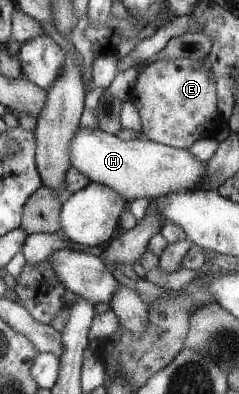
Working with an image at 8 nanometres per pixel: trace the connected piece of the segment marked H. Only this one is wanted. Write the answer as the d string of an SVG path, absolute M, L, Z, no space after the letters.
M79 128L74 135L71 162L73 168L80 170L91 182L110 186L112 190L116 190L118 194L122 194L125 199L130 198L130 200L137 198L158 199L170 193L191 192L194 189L201 190L202 186L209 186L210 180L209 163L198 160L189 149L166 146L146 138L124 141L106 131L86 130L86 128Z

